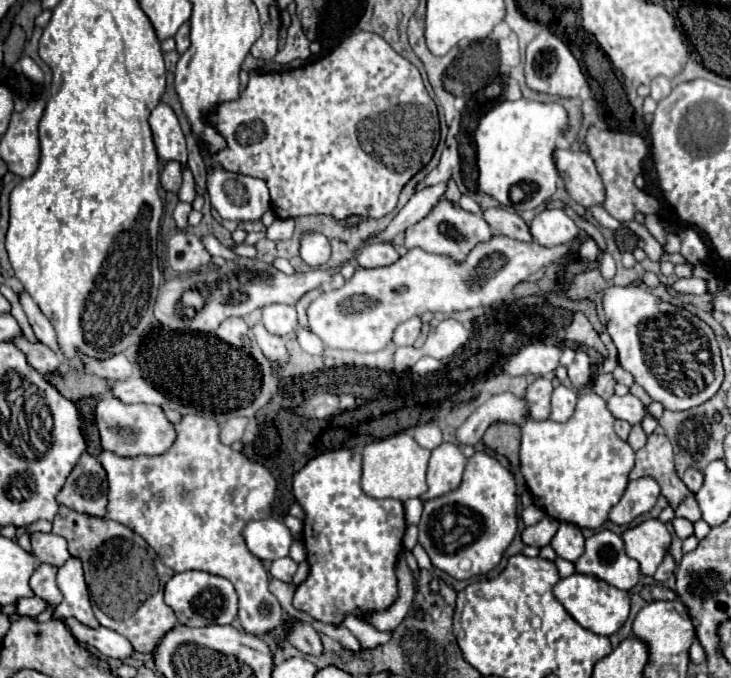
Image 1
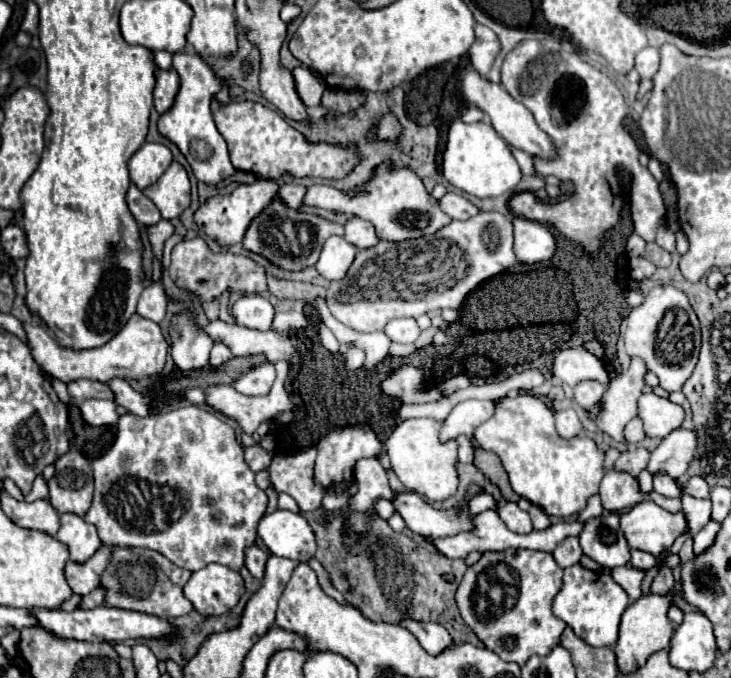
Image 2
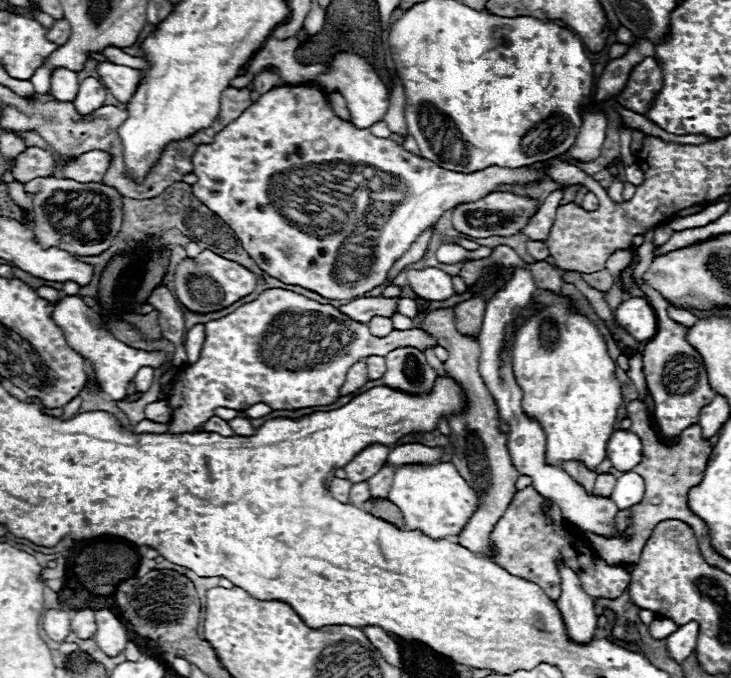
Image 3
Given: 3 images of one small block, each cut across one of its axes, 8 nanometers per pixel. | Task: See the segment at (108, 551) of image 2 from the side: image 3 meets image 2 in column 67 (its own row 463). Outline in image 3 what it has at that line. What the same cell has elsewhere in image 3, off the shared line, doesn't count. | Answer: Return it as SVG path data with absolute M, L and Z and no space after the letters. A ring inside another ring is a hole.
M564 462L562 468L564 468L578 484L582 484L582 488L584 488L588 494L592 494L592 486L594 486L594 478L596 478L594 472L586 470L586 466L582 466L580 462Z

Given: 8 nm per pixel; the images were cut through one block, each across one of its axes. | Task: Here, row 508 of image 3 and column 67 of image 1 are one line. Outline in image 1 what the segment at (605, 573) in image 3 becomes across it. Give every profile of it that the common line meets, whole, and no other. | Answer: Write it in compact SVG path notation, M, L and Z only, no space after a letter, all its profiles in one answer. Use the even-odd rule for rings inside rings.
M60 506L52 520L52 532L64 536L68 540L70 554L82 560L88 592L94 596L90 598L92 610L98 622L126 636L136 652L152 652L160 638L178 624L174 612L162 598L164 584L174 576L174 572L160 562L160 558L136 532L114 520L92 518L88 514L68 510L68 506Z

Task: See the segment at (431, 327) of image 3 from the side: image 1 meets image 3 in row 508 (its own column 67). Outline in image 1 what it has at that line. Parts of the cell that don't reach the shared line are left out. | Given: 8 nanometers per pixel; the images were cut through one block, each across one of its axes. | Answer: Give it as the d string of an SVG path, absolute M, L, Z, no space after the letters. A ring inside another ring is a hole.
M84 452L66 478L60 494L56 494L56 500L76 512L104 516L108 506L108 480L102 464Z

